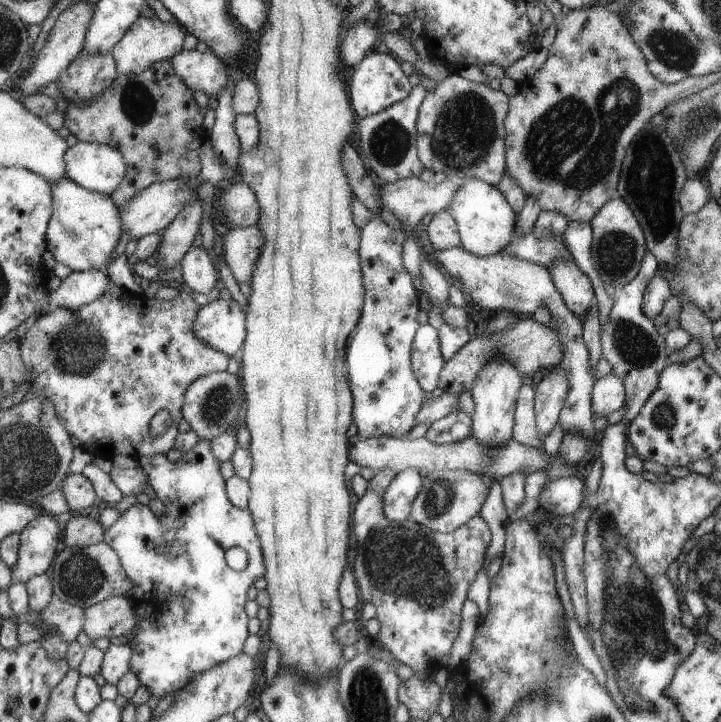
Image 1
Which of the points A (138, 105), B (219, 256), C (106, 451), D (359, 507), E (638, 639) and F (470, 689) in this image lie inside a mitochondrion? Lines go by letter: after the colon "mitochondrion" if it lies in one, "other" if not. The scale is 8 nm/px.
A: mitochondrion
B: other
C: other
D: other
E: other
F: other

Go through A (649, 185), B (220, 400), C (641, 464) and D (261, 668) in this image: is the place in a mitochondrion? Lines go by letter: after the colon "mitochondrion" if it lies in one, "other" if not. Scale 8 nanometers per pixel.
A: mitochondrion
B: mitochondrion
C: other
D: other

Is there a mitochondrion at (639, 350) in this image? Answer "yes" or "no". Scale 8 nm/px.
yes

